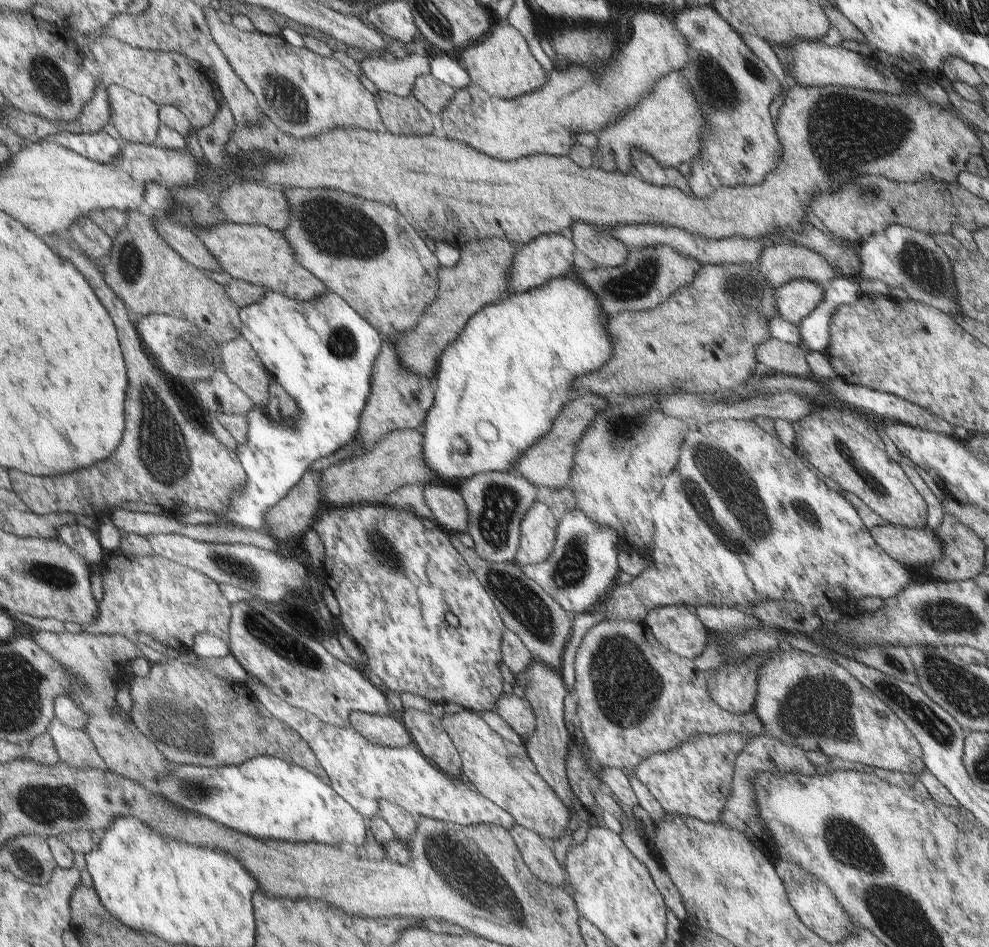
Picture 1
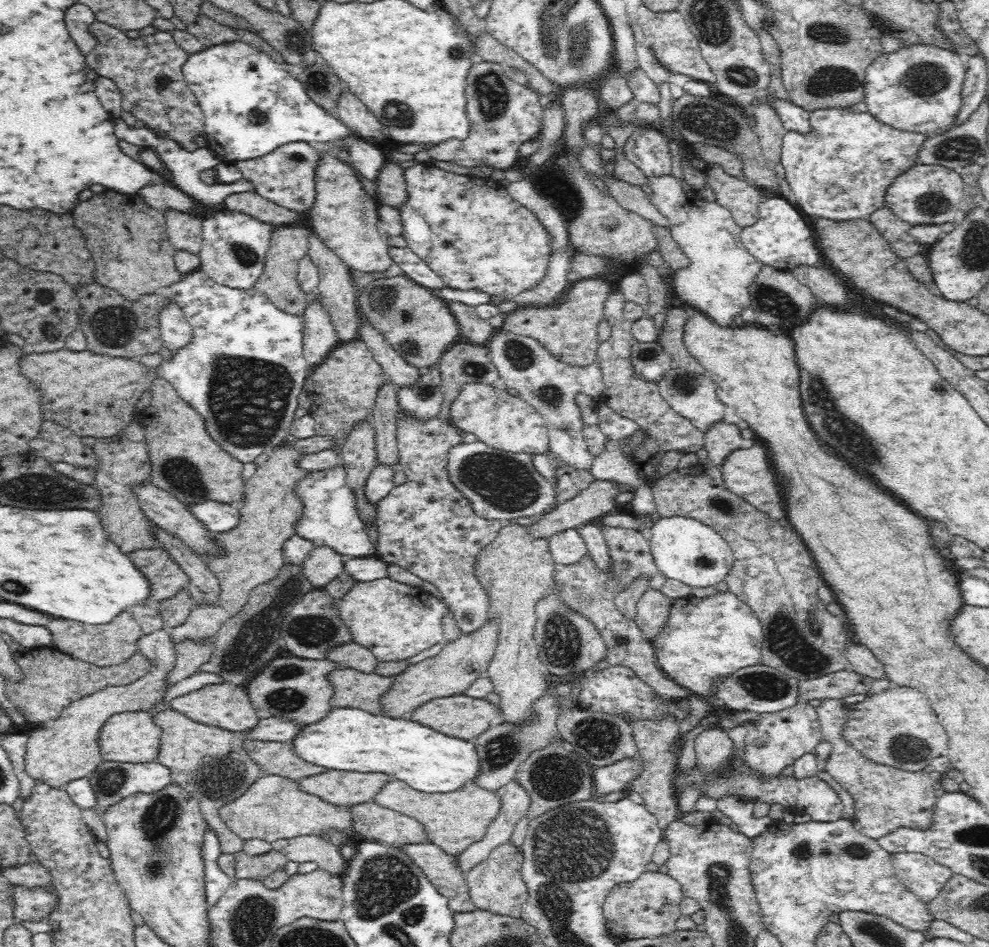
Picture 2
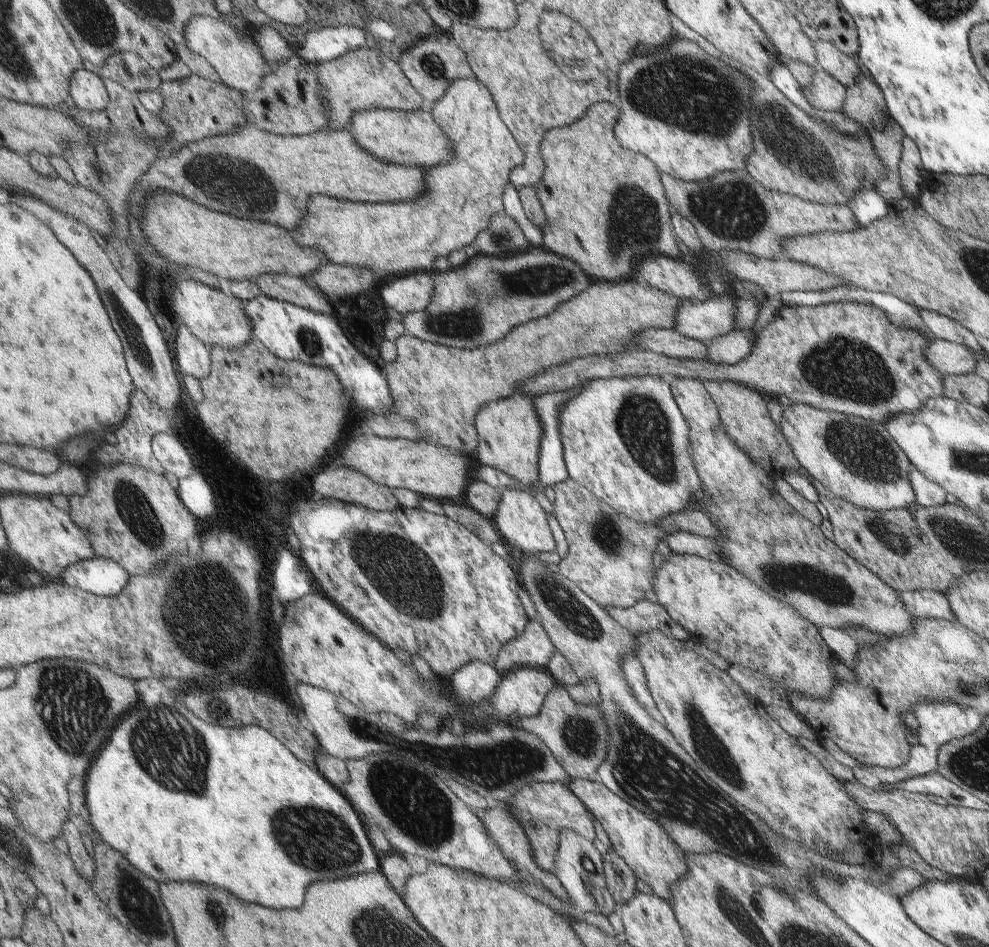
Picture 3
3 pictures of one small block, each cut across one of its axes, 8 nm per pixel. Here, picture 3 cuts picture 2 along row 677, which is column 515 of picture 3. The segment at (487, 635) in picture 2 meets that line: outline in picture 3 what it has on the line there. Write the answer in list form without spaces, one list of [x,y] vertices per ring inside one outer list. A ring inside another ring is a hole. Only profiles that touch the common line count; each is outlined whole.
[[[511,394],[495,404],[487,404],[475,416],[475,430],[479,436],[479,444],[475,448],[473,458],[479,466],[489,466],[493,470],[503,472],[513,480],[511,486],[521,486],[531,490],[539,480],[539,440],[541,440],[541,424],[533,410],[533,398],[523,394]]]

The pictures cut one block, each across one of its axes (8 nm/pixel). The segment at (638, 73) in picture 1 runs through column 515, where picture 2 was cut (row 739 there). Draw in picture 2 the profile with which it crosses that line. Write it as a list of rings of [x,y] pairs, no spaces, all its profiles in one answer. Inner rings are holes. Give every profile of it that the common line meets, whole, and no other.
[[[122,712],[108,718],[98,736],[98,746],[104,762],[130,762],[130,764],[146,764],[156,762],[160,752],[160,736],[162,728],[154,722],[150,712]]]

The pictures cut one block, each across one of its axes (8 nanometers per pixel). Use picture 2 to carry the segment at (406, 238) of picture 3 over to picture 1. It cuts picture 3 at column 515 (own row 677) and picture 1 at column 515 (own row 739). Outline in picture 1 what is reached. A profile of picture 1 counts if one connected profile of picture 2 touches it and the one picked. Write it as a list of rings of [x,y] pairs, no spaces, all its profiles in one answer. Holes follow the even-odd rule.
[[[499,20],[495,26],[491,26],[491,32],[481,42],[469,46],[463,52],[457,52],[455,56],[465,66],[465,72],[471,80],[469,84],[483,88],[489,96],[495,98],[519,98],[539,90],[545,82],[543,66],[531,54],[523,34],[507,20]]]

